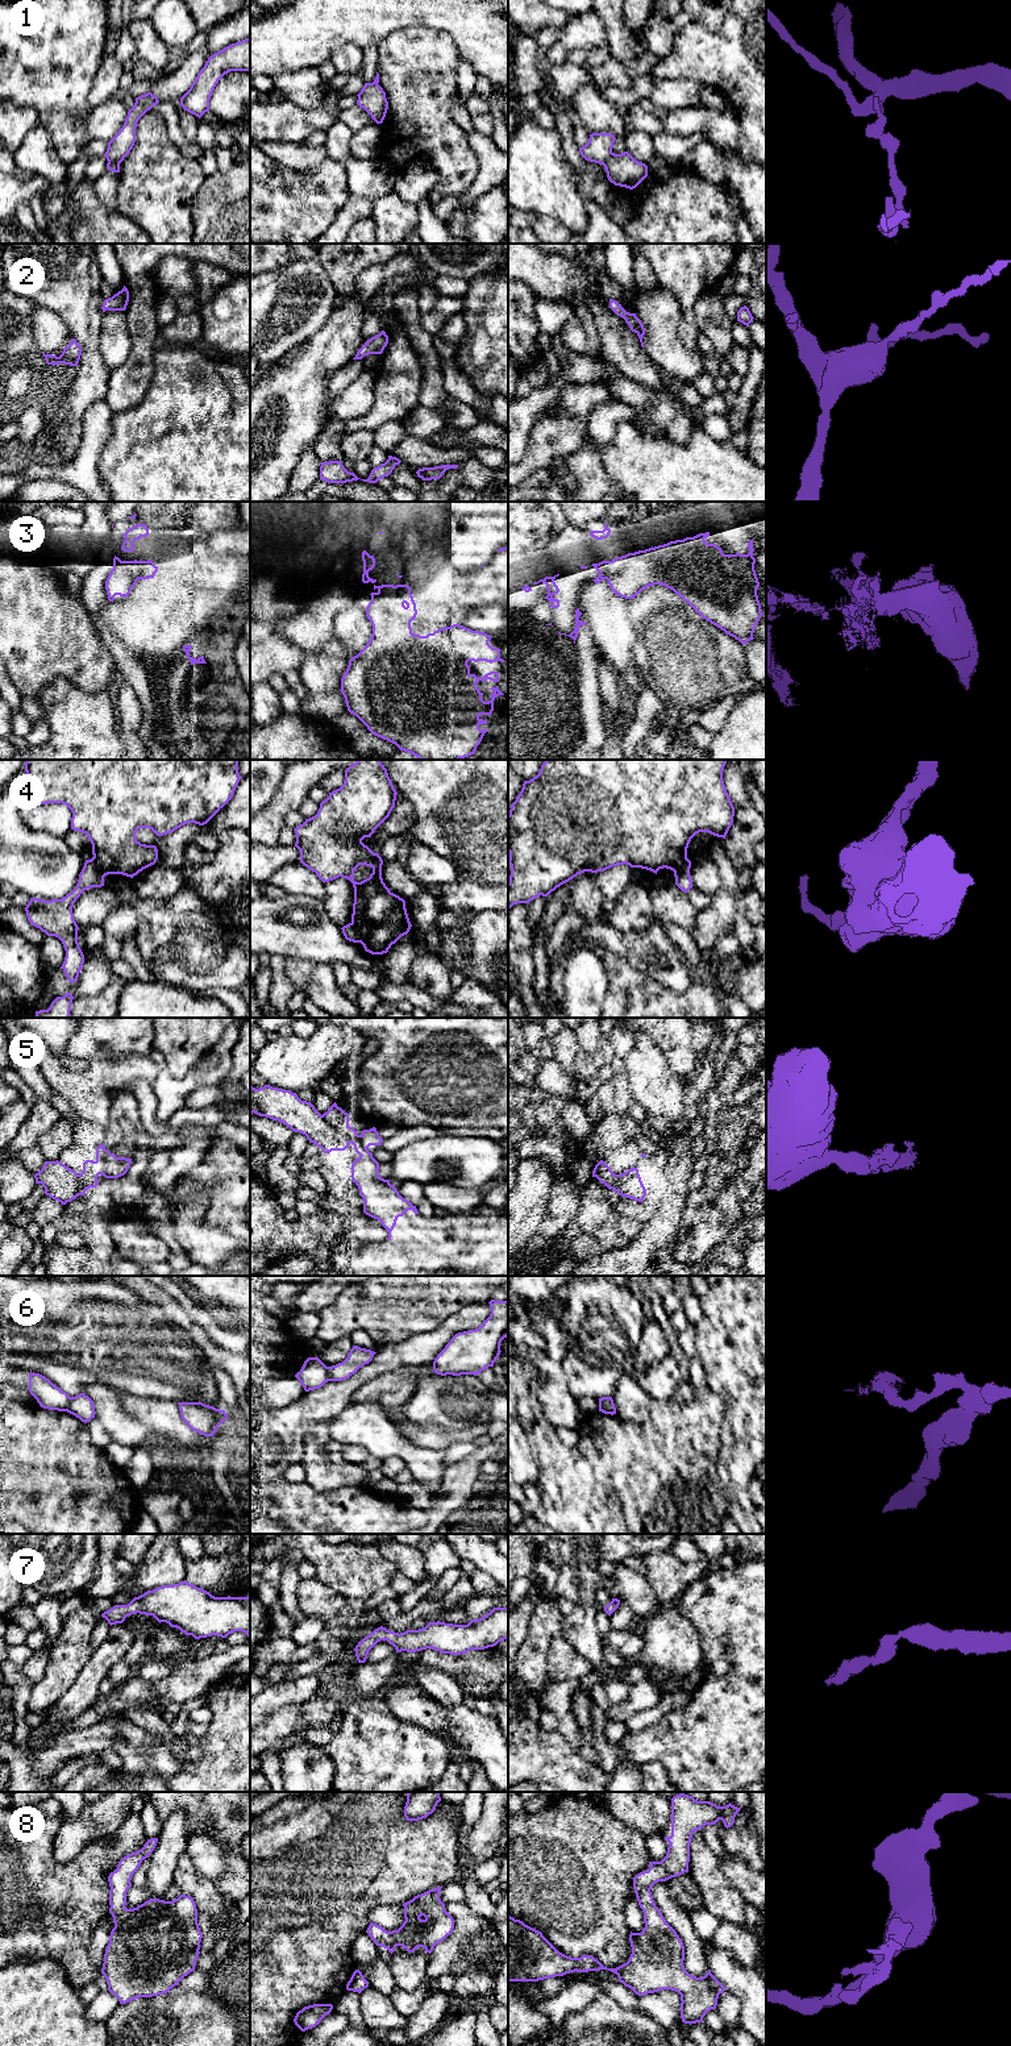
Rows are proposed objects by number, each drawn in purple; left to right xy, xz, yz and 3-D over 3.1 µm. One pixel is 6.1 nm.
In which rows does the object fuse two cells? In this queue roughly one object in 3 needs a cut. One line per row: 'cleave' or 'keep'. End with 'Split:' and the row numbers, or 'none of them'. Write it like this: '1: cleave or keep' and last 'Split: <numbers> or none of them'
1: cleave
2: keep
3: cleave
4: cleave
5: keep
6: cleave
7: keep
8: keep
Split: 1, 3, 4, 6

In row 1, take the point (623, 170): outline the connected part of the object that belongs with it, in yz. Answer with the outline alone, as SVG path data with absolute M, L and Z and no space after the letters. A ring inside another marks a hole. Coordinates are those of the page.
M628 151L612 153L604 169L611 183L629 190L636 188L648 176L648 166L636 161Z

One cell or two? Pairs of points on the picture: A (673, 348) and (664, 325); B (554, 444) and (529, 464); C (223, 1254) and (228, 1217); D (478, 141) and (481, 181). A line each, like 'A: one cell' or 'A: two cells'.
A: one cell
B: one cell
C: two cells
D: one cell

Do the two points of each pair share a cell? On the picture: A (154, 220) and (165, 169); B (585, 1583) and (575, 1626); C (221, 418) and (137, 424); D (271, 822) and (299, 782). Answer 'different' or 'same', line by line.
A: same
B: same
C: same
D: same

